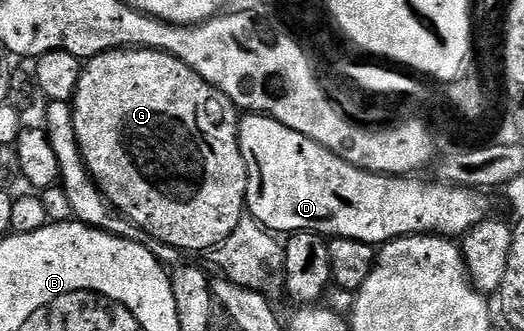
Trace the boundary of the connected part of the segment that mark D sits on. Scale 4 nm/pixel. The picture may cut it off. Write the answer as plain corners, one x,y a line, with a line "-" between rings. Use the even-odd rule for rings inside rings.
246,113
239,120
238,142
248,171
247,210
262,228
274,235
321,233
327,239
343,237
381,247
398,237
433,235
458,239
491,216
485,192
447,185
437,179
417,181
419,178
414,175
369,173
265,113

